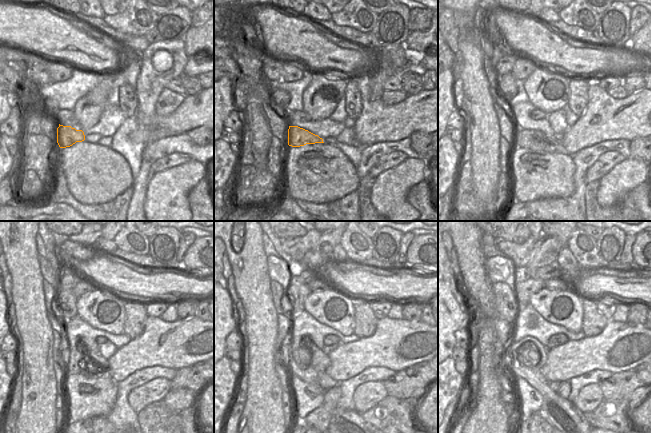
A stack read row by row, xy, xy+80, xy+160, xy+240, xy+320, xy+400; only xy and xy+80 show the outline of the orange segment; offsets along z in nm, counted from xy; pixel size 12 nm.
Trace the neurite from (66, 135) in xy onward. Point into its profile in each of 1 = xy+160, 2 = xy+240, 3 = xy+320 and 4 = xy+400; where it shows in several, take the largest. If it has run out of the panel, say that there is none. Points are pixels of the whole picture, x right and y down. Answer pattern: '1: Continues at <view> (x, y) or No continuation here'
1: Continues at xy+160 (536, 141)
2: Continues at xy+240 (90, 371)
3: Continues at xy+320 (324, 380)
4: Continues at xy+400 (554, 386)

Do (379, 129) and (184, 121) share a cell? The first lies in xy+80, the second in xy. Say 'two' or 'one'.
one

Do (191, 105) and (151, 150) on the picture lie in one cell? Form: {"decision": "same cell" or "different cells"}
{"decision": "different cells"}

